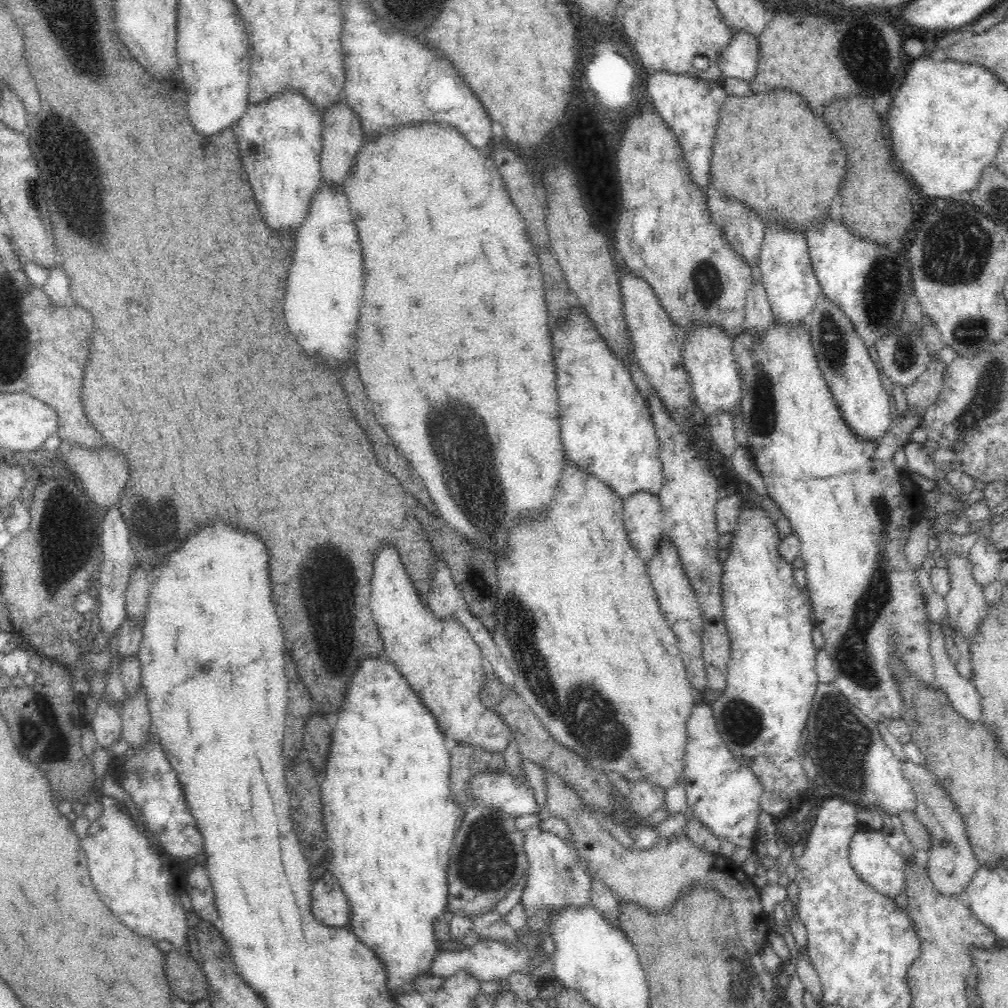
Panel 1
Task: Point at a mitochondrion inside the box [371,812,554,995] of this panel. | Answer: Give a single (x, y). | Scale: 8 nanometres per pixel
(488, 857)

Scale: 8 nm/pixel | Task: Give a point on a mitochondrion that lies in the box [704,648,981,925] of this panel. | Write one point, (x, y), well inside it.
(847, 743)

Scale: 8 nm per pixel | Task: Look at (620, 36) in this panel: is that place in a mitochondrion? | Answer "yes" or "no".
no

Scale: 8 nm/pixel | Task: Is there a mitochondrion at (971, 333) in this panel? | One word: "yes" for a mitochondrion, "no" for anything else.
yes

